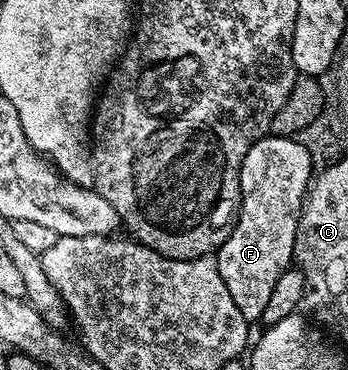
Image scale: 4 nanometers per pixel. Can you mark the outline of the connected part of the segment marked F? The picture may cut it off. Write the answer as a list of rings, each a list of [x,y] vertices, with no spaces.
[[[267,135],[254,142],[240,167],[242,201],[234,230],[216,254],[218,270],[247,323],[261,322],[276,279],[291,268],[298,220],[312,181],[308,151],[294,137]]]

